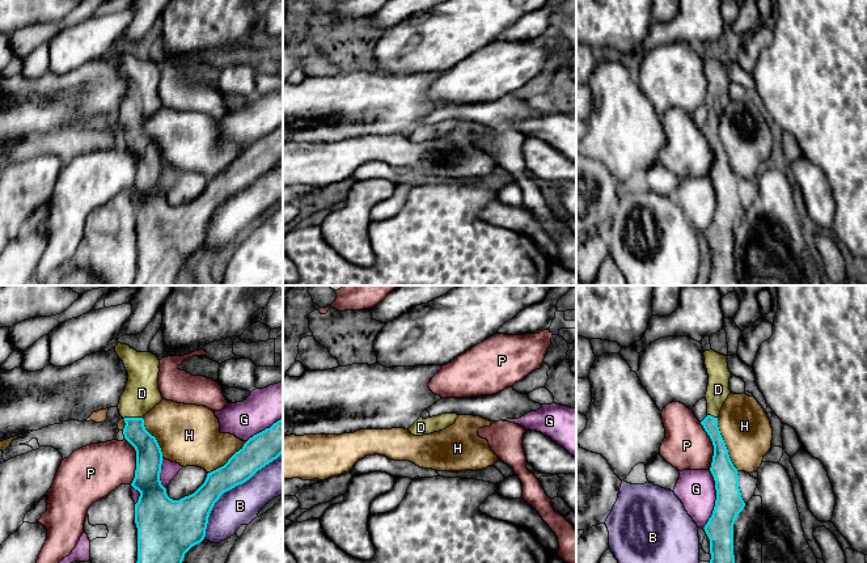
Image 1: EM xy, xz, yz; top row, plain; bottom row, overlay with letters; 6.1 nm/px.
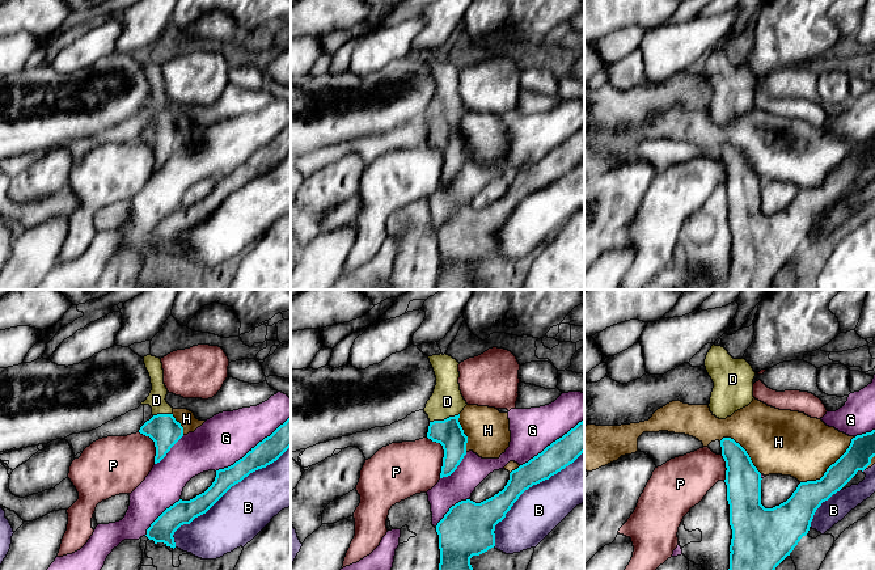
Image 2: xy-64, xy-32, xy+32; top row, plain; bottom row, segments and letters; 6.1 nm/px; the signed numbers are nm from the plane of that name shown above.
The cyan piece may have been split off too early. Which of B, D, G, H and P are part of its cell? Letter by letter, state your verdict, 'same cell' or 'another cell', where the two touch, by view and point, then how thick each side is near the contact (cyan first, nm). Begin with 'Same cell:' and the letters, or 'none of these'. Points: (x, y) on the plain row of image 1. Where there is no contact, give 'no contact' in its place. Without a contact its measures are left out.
Same cell: D
B: another cell; contact xy (229, 195); calibres 190 and 240 nm
D: same cell; contact xy (132, 125); calibres 160 and 220 nm
G: another cell; contact yz (717, 206); calibres 170 and 240 nm
H: another cell; contact yz (724, 151); calibres 150 and 300 nm
P: another cell; contact yz (713, 151); calibres 150 and 280 nm

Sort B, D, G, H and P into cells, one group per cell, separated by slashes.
B / D / G / H / P

